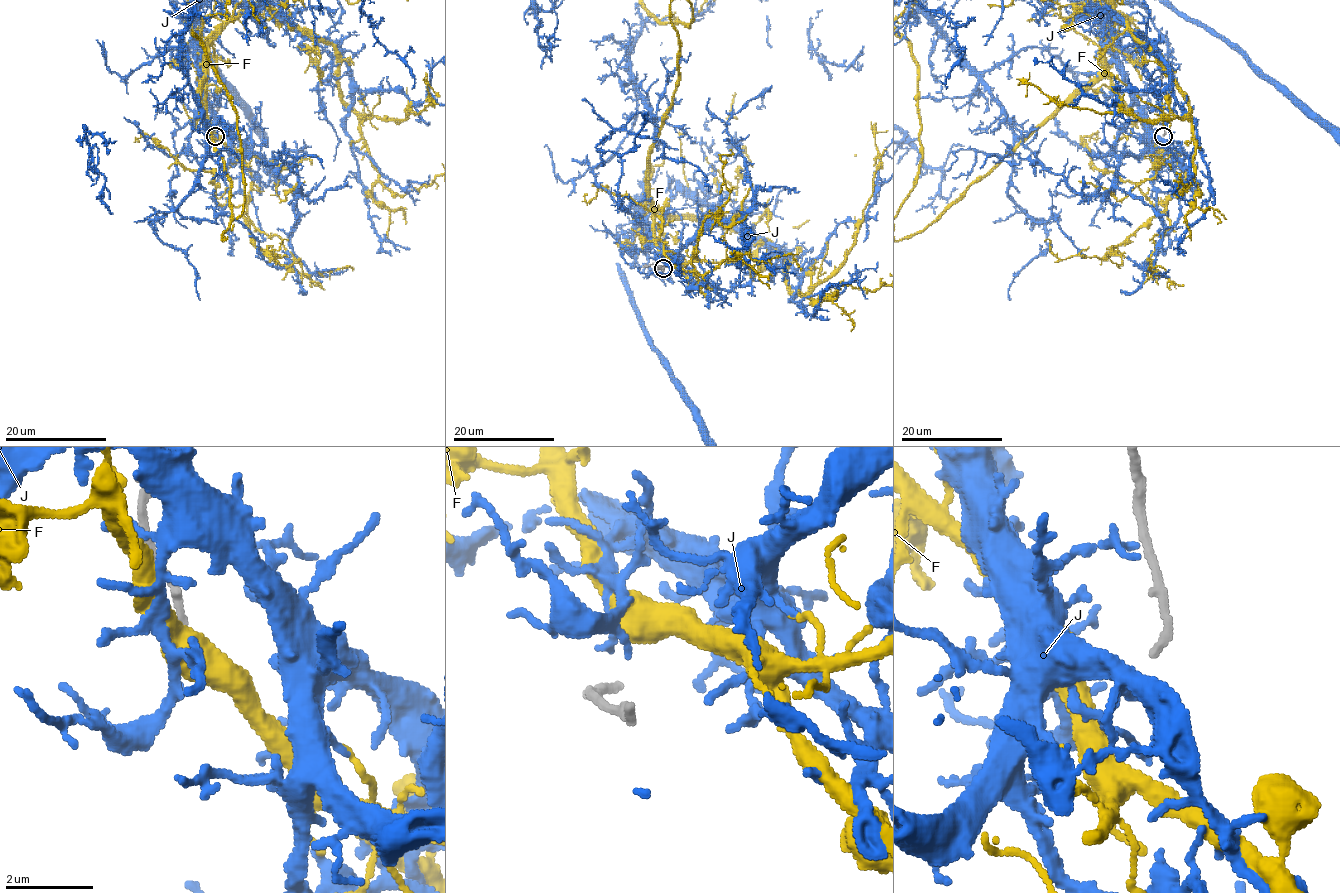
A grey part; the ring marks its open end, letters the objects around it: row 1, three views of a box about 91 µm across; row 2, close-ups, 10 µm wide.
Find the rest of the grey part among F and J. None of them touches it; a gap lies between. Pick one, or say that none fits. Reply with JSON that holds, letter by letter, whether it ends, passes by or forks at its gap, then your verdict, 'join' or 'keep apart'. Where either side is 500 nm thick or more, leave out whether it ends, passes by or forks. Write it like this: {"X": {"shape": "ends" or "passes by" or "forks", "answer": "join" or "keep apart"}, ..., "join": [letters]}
{"F": {"answer": "keep apart"}, "J": {"shape": "ends", "answer": "keep apart"}, "join": []}

